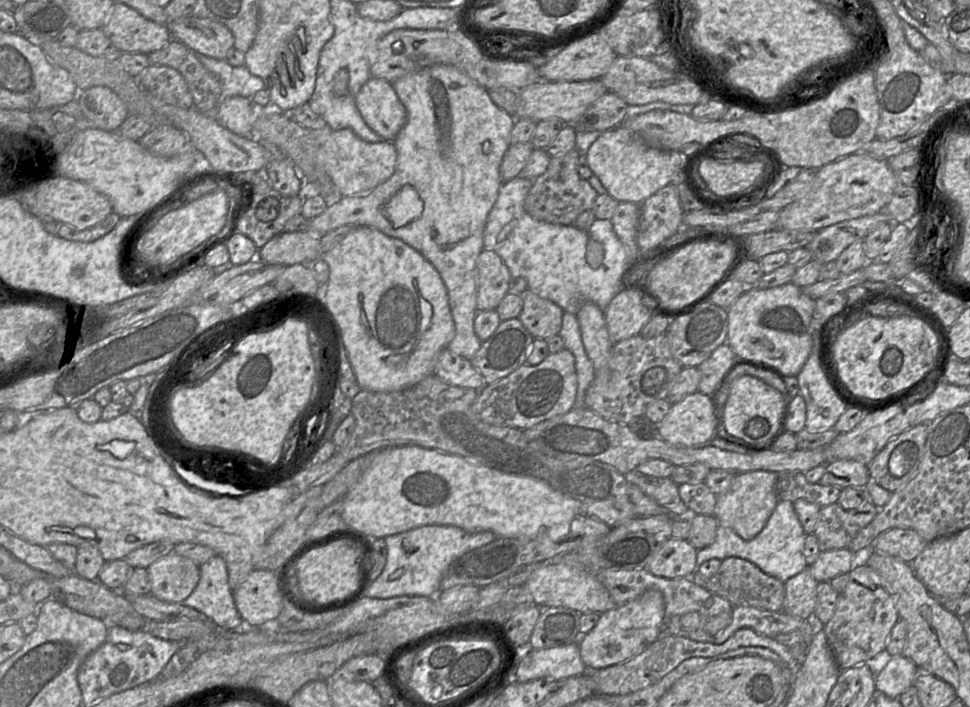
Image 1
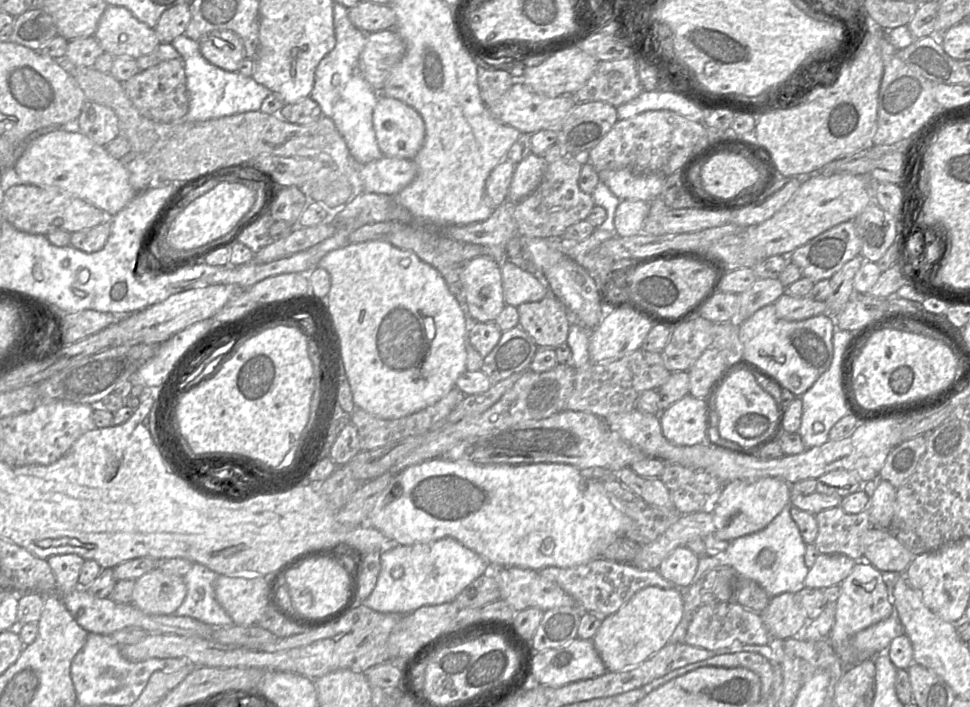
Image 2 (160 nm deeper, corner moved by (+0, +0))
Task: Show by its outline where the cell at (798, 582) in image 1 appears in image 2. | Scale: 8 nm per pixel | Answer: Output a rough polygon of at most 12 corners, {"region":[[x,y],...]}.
{"region":[[789,592],[759,614],[772,639],[793,638],[808,623]]}

